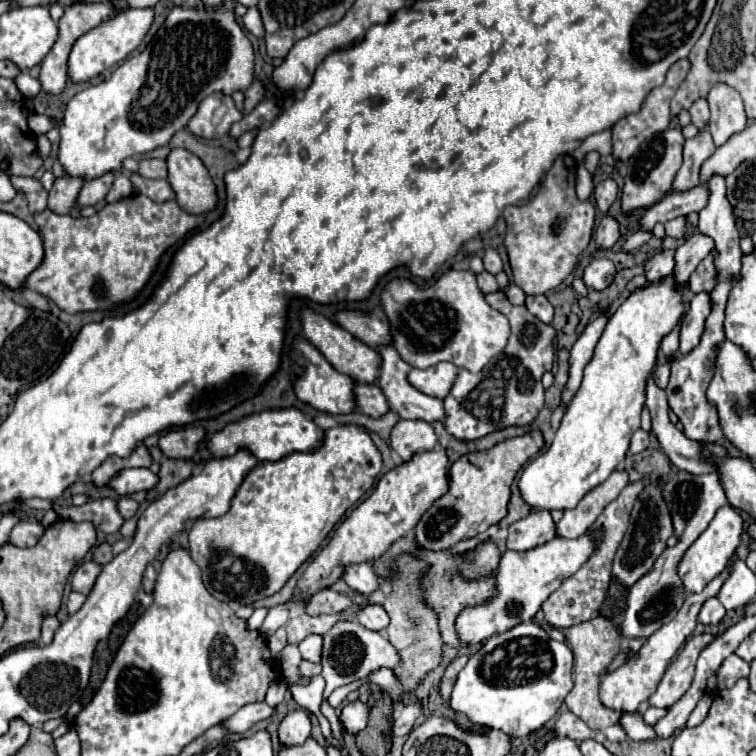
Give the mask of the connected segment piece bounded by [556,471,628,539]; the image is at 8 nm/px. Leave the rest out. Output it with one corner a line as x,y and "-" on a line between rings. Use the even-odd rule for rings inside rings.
614,471
604,483
600,483
600,487
588,491
588,495
584,495
584,499
572,511
564,511
562,521
556,525
556,535
564,539
576,539
584,535
588,527
604,511
604,507
610,501
614,501
626,485
628,485
628,473

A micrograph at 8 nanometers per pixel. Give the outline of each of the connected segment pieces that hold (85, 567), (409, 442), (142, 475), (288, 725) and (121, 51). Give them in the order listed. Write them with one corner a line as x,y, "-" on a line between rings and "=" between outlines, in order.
84,561
72,575
72,589
78,591
78,593
84,593
88,595
96,577
100,573
100,565
94,563
94,561
=
400,419
390,433
390,447
402,457
402,461
410,461
412,455
434,449
436,443
438,437
426,421
=
124,469
110,481
110,487
120,497
126,497
136,491
148,491
156,483
158,483
158,475
154,475
150,469
=
292,711
288,713
280,727
278,727
278,739
282,745
302,745
310,737
310,717
304,711
=
128,9
126,13
118,13
106,21
102,21
98,27
82,35
68,57
68,79
72,83
86,83
92,77
100,75
104,69
124,61
132,51
140,47
144,41
150,25
154,19
154,9

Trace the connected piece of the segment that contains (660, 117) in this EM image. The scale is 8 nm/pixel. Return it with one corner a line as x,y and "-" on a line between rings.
688,59
676,61
676,63
668,69
668,73
666,73
666,81
664,81
660,87
654,87
654,89
646,95
646,99
644,99
640,111
622,117
622,119
612,127
612,135
614,135
614,151
612,151
612,155
614,155
616,159
626,161
628,157
634,155
634,151
640,147
640,143
642,143
646,137
650,137
650,135
654,135
654,133
660,133
660,131
664,131
664,129
670,125
670,99
674,97
676,89
680,87
680,83
682,83
684,77
688,75
688,71
690,71
690,61
688,61

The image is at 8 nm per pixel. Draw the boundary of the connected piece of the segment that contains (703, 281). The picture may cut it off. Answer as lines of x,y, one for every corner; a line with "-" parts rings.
712,250
708,257
704,257
700,261
700,267
696,267
696,271
690,275
688,279
688,291
690,293
702,293
702,291
710,291
716,283
716,269
712,259
716,256
716,251

